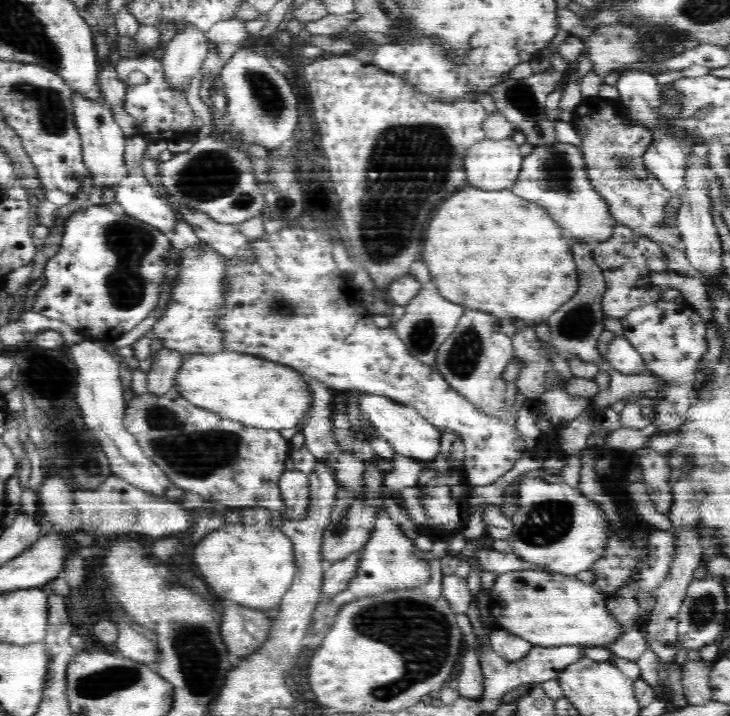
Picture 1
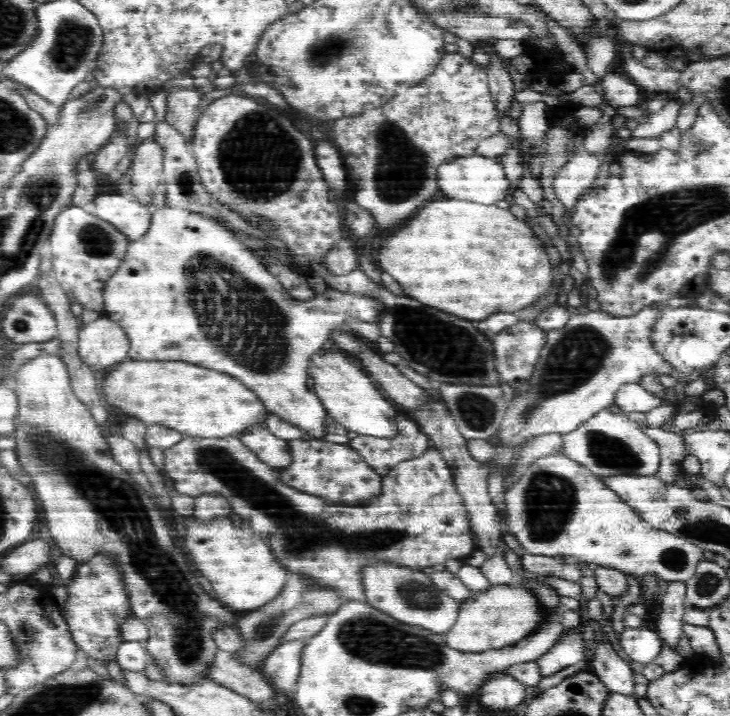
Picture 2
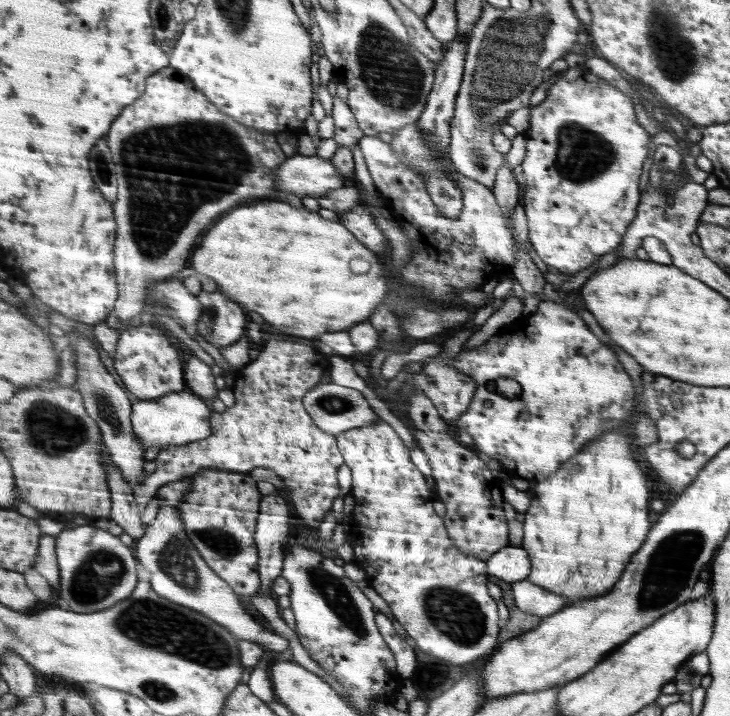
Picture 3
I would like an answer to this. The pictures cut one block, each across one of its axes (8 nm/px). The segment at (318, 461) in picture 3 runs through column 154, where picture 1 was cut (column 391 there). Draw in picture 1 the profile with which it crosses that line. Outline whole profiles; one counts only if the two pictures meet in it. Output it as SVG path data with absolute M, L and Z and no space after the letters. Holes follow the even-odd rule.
M396 456L392 462L396 464L396 468L394 468L394 472L386 474L386 490L390 492L390 498L404 510L404 514L410 516L408 504L402 498L402 490L408 486L420 484L420 478L424 474L424 466L418 464L416 460L408 460L402 456Z

